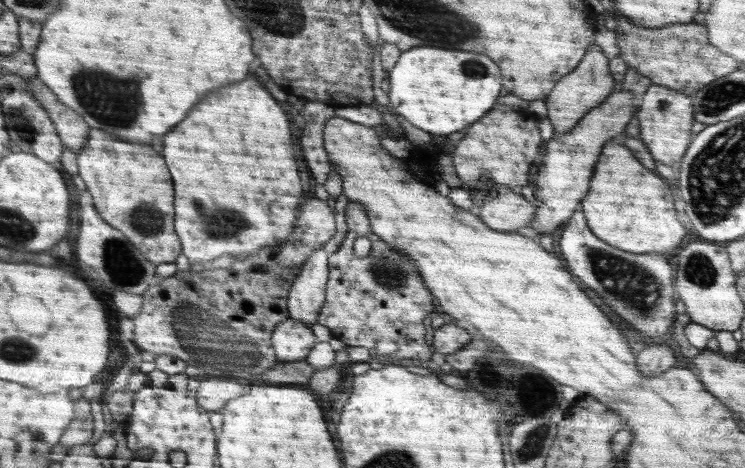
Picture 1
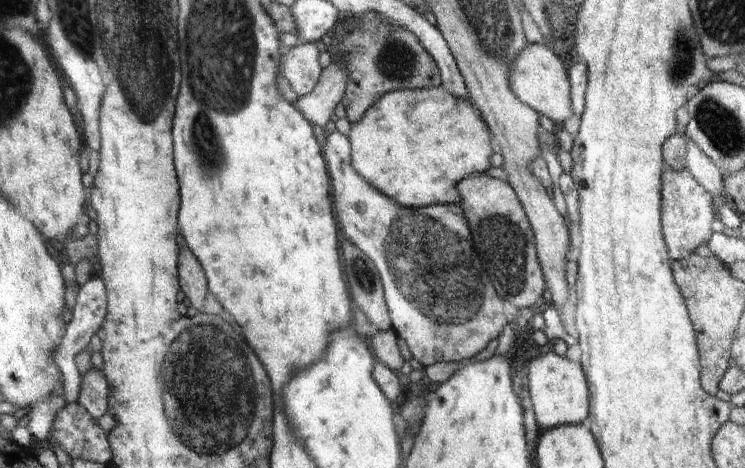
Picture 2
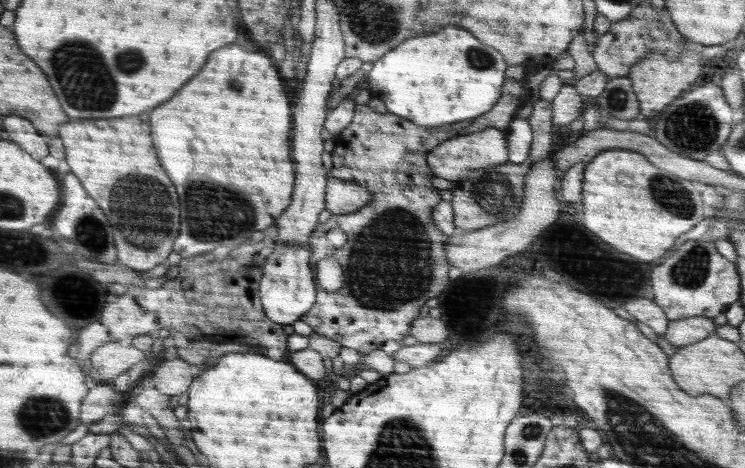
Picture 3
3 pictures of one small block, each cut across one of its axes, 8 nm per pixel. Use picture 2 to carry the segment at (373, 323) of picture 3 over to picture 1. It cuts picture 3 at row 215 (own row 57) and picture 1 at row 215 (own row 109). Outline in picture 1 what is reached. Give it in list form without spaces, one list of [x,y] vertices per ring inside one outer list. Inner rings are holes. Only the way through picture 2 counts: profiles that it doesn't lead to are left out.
[[[349,202],[345,210],[348,236],[340,248],[328,257],[329,274],[322,309],[317,323],[330,329],[332,336],[347,346],[368,348],[372,358],[384,364],[396,360],[430,360],[422,320],[434,310],[436,297],[424,286],[418,266],[408,255],[392,249],[372,230],[370,215],[358,202]],[[365,235],[371,242],[368,256],[360,258],[354,251],[356,236]]]

